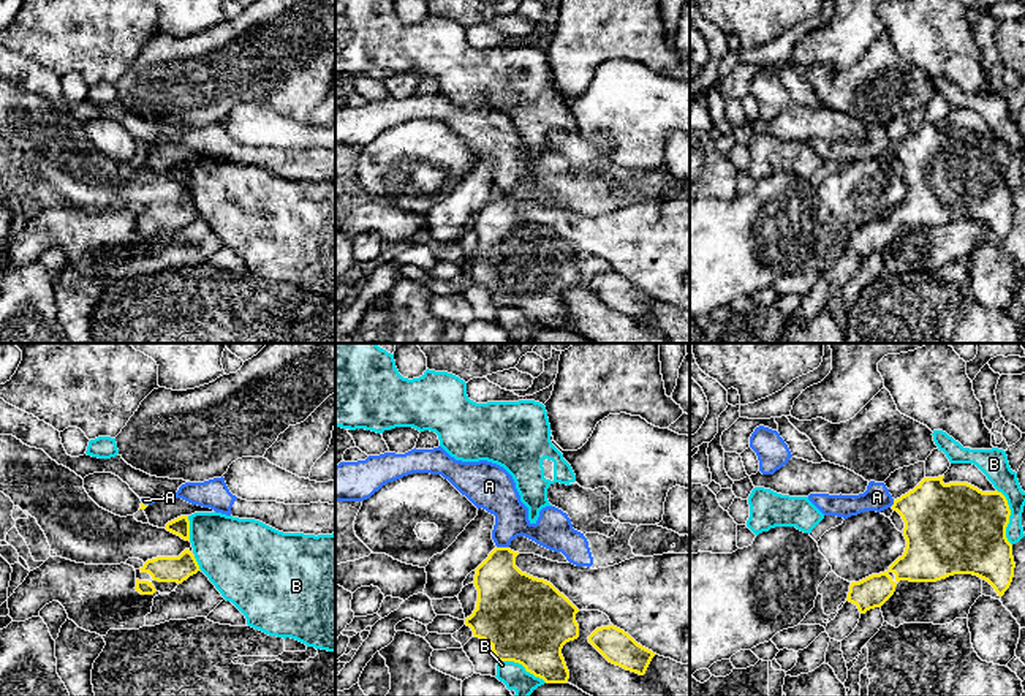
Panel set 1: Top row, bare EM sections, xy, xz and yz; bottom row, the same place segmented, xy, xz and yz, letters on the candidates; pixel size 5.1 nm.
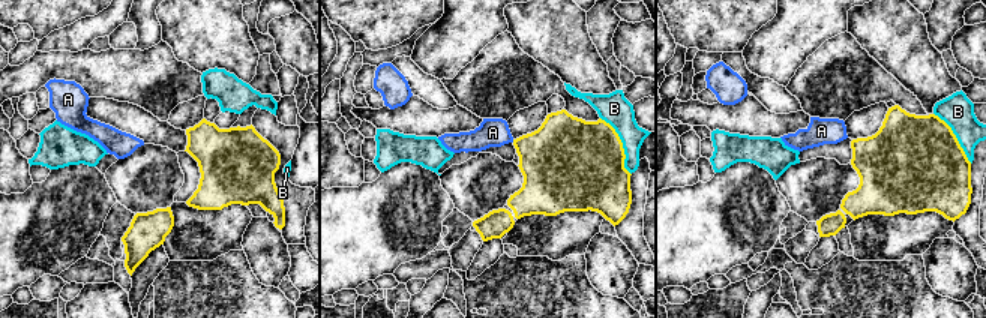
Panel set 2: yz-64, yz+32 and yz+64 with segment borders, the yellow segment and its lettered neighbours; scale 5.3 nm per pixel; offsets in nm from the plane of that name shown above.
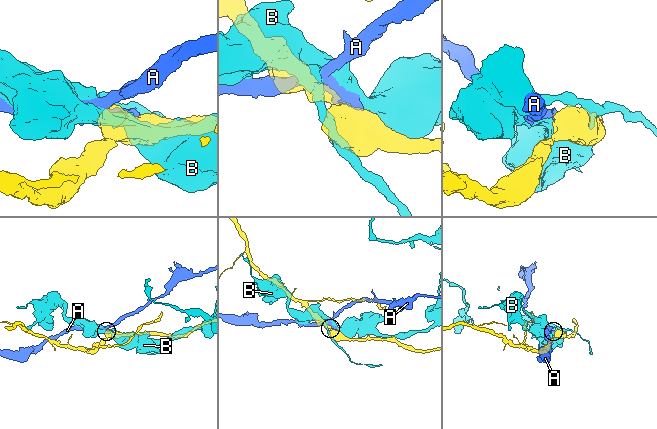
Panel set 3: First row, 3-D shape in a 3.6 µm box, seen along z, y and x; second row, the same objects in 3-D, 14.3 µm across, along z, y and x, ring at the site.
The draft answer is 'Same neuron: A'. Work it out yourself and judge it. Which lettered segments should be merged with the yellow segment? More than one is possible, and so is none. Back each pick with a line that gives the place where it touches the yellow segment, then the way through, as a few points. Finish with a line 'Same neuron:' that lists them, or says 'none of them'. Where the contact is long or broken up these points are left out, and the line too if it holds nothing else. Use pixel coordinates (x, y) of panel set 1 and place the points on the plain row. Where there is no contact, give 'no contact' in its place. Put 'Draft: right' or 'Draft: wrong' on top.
Draft: wrong
Same neuron: none of them

